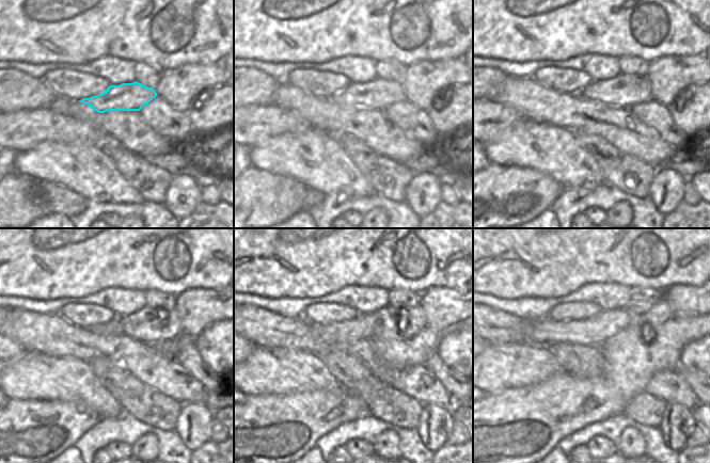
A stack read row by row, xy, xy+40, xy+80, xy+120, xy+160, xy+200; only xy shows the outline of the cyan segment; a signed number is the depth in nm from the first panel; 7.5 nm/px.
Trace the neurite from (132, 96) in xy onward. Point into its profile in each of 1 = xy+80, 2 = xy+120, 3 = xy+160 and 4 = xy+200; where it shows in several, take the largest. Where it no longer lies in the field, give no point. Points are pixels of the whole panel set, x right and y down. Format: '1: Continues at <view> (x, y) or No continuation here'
1: Continues at xy+80 (624, 90)
2: Continues at xy+120 (148, 325)
3: Continues at xy+160 (391, 322)
4: Continues at xy+200 (651, 315).

